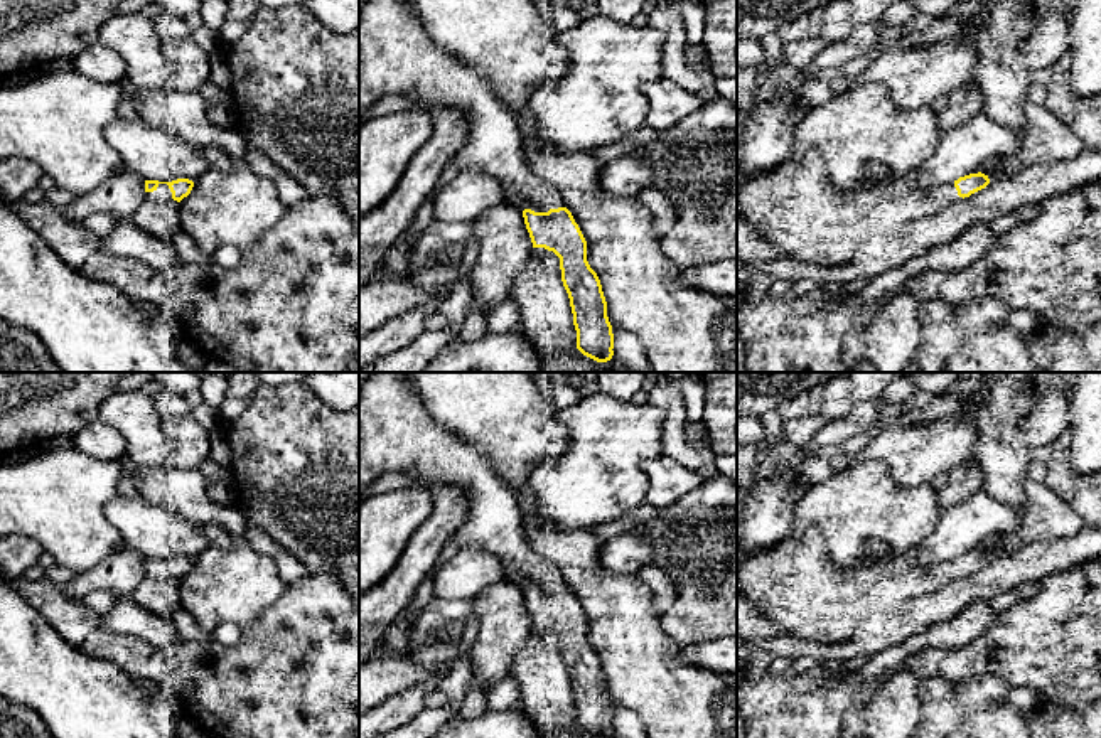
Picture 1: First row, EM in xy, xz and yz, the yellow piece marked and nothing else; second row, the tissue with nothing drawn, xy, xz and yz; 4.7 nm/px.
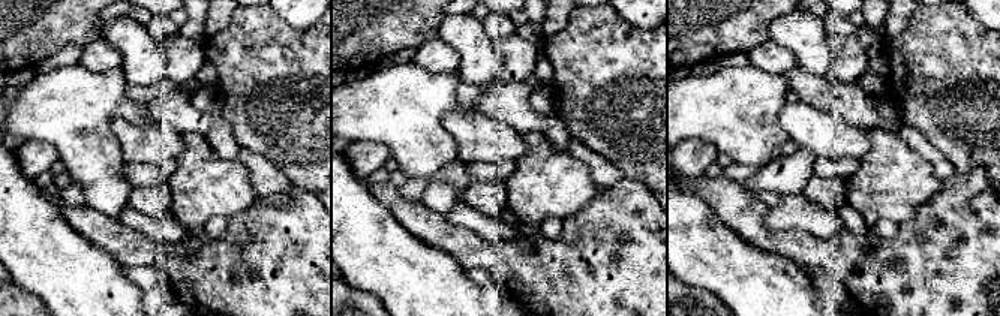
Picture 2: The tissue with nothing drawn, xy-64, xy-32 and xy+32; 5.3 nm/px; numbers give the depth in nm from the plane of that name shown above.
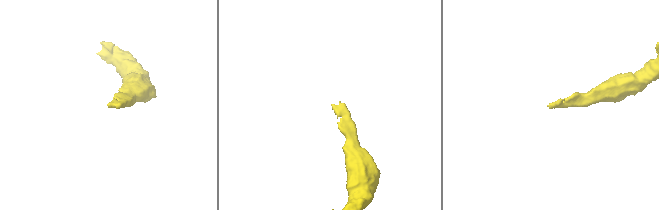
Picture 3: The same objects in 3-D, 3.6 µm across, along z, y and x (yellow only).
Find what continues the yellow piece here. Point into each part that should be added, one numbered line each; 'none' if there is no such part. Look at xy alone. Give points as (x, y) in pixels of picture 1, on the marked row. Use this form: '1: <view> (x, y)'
1: xy (162, 192)

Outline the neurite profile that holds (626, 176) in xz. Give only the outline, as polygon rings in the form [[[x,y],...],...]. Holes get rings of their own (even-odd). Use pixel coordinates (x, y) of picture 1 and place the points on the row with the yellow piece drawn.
[[[622,155],[604,163],[599,179],[607,192],[619,197],[636,197],[649,187],[651,172],[642,160]]]

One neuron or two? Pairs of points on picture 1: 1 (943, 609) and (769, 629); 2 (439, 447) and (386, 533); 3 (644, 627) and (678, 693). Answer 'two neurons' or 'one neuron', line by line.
1: two neurons
2: two neurons
3: one neuron

